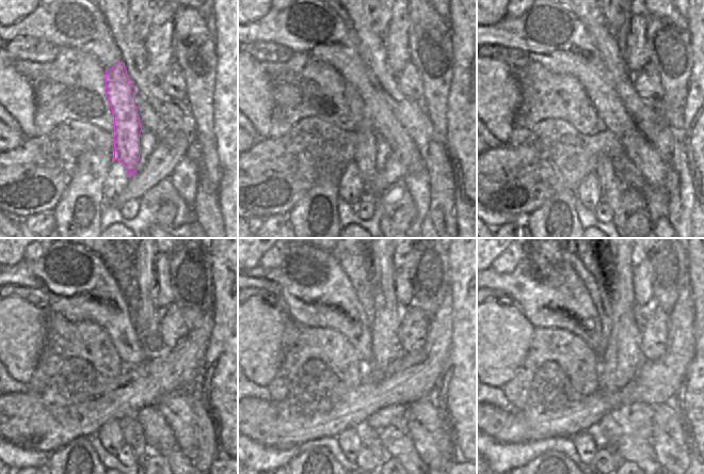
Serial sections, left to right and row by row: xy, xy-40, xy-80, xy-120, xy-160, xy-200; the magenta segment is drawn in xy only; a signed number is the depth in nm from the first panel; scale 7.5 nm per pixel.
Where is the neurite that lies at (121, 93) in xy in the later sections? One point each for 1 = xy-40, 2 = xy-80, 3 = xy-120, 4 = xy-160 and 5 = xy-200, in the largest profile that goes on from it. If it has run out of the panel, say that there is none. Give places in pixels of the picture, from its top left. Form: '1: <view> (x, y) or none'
1: xy-40 (367, 139)
2: xy-80 (611, 187)
3: xy-120 (132, 433)
4: xy-160 (369, 439)
5: xy-200 (600, 440)

